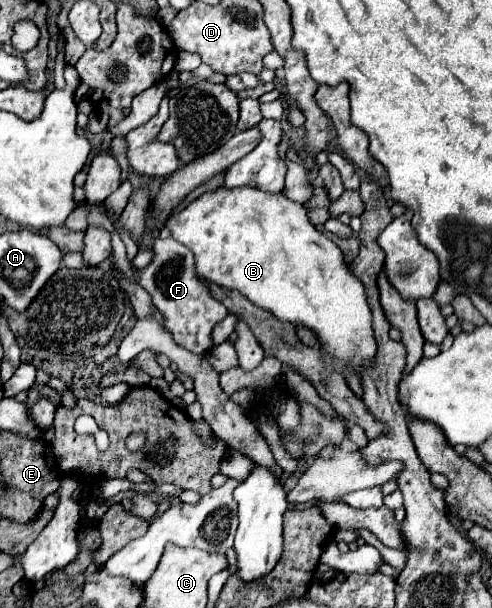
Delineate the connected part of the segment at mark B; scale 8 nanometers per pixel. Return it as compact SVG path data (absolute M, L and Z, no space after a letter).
M217 188L195 198L187 208L167 220L171 236L195 254L199 276L209 282L237 290L253 304L273 312L283 322L303 324L311 328L319 342L339 364L351 364L355 372L367 366L375 354L375 338L371 336L371 312L365 302L363 284L353 276L343 260L343 252L325 238L309 222L303 204L289 200L285 194L267 194L257 188Z

